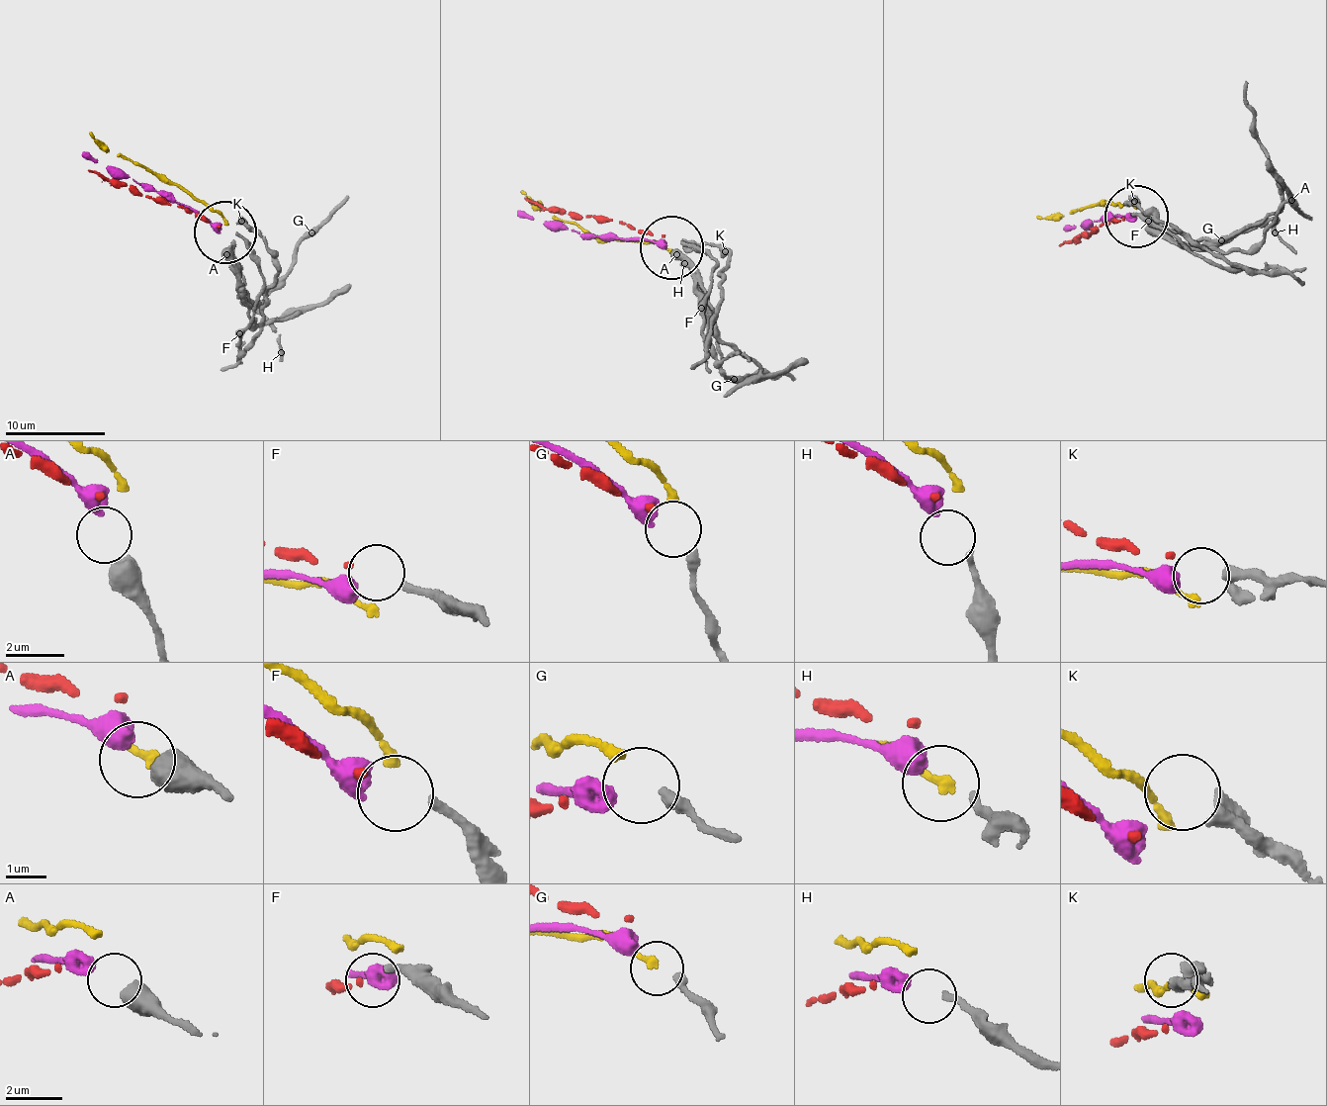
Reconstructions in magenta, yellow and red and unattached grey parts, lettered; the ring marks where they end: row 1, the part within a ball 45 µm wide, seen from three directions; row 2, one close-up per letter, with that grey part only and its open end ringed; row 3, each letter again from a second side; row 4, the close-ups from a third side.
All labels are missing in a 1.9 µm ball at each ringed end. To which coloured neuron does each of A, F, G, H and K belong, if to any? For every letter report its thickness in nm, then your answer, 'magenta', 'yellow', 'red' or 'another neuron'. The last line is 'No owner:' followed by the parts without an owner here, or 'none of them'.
A: 650 nm | another neuron
F: 240 nm | red
G: 280 nm | yellow
H: 220 nm | magenta
K: 320 nm | another neuron
No owner: A, K

